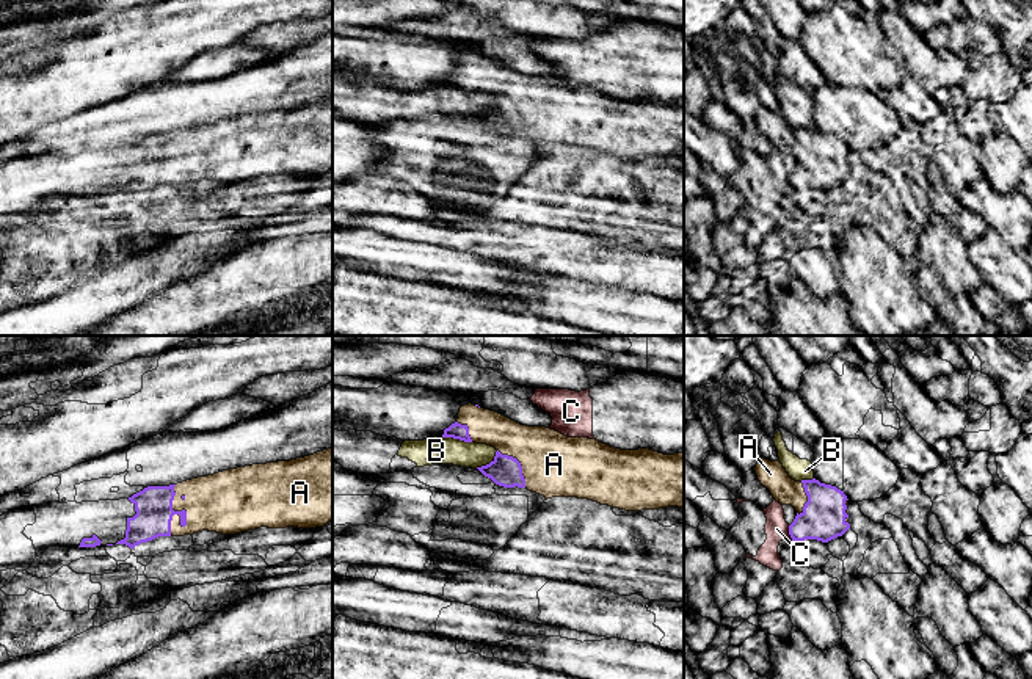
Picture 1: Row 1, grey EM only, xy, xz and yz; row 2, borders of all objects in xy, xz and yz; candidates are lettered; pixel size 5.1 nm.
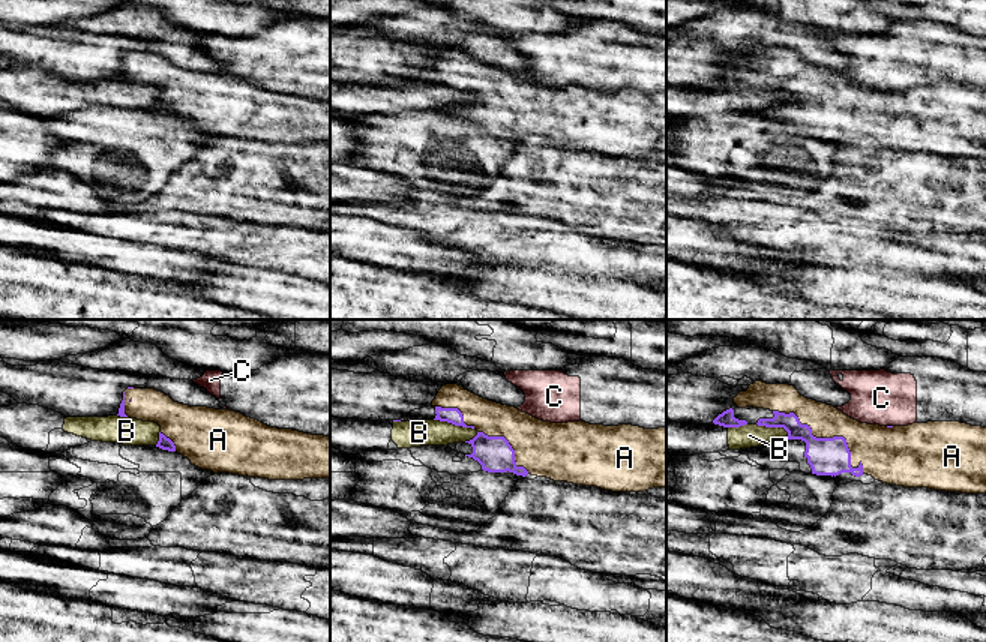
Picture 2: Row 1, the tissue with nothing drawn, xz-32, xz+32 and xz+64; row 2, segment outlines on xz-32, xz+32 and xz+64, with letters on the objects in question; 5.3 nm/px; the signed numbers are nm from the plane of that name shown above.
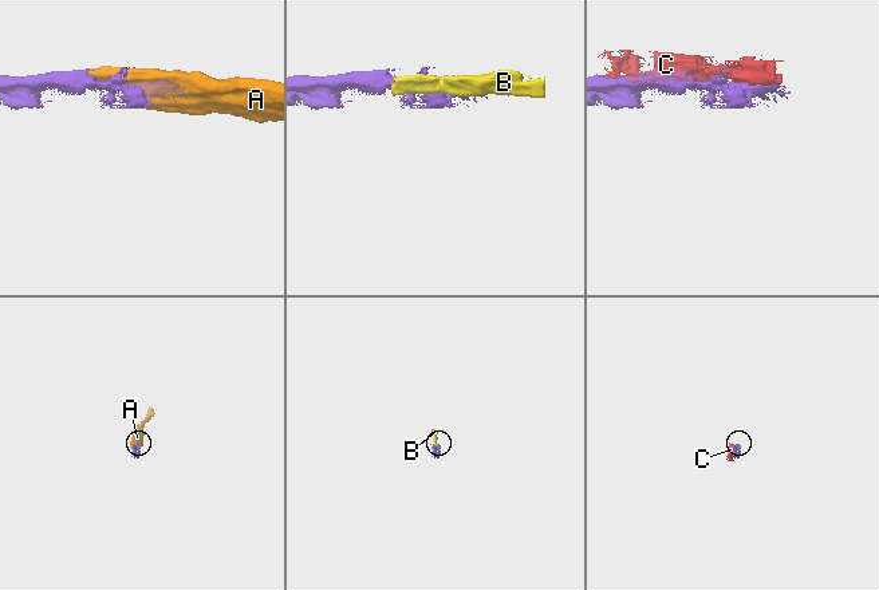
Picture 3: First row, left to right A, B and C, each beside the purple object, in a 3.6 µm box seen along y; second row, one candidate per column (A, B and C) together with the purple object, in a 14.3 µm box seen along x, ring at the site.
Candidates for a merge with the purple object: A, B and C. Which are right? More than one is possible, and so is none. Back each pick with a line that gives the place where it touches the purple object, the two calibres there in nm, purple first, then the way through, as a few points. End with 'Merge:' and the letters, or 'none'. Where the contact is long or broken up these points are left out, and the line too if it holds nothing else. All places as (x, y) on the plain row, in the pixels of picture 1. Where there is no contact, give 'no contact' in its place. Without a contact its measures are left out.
A: xy (173, 159) | 190/300 nm
Merge: A

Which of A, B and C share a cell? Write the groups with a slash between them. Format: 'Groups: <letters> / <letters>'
Groups: A / B / C

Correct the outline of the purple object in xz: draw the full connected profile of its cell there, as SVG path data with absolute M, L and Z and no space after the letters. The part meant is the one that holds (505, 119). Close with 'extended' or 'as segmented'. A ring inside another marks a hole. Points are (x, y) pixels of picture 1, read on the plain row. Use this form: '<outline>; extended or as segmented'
M472 52L460 56L456 71L444 78L442 86L494 96L497 99L494 108L477 118L503 136L527 136L546 147L588 147L626 160L659 158L668 155L684 157L684 102L663 103L649 97L621 99L596 88L568 86L546 75L521 74L496 60Z; extended

